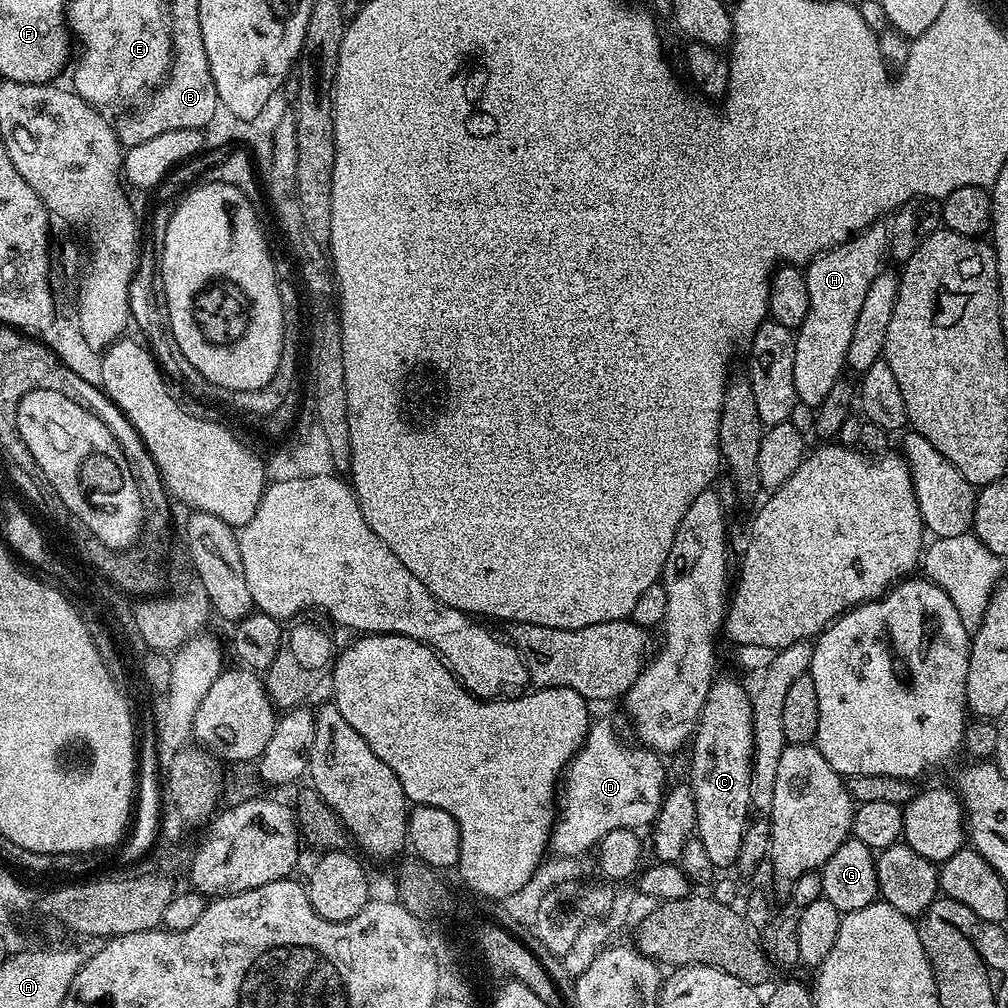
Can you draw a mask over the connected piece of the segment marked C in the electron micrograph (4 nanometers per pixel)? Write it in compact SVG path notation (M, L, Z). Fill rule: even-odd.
M717 679L713 683L700 711L691 746L692 761L688 764L686 780L696 799L694 836L702 842L713 869L728 868L740 856L744 822L752 803L754 718L748 692L739 679Z

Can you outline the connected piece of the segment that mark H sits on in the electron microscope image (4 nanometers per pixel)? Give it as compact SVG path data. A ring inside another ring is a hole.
M884 222L863 228L846 242L830 251L815 256L806 265L806 286L810 290L810 310L806 322L795 333L794 390L799 403L818 406L830 394L834 382L845 371L850 346L850 334L854 334L854 322L858 310L870 290L870 282L885 267L889 255L889 225Z

